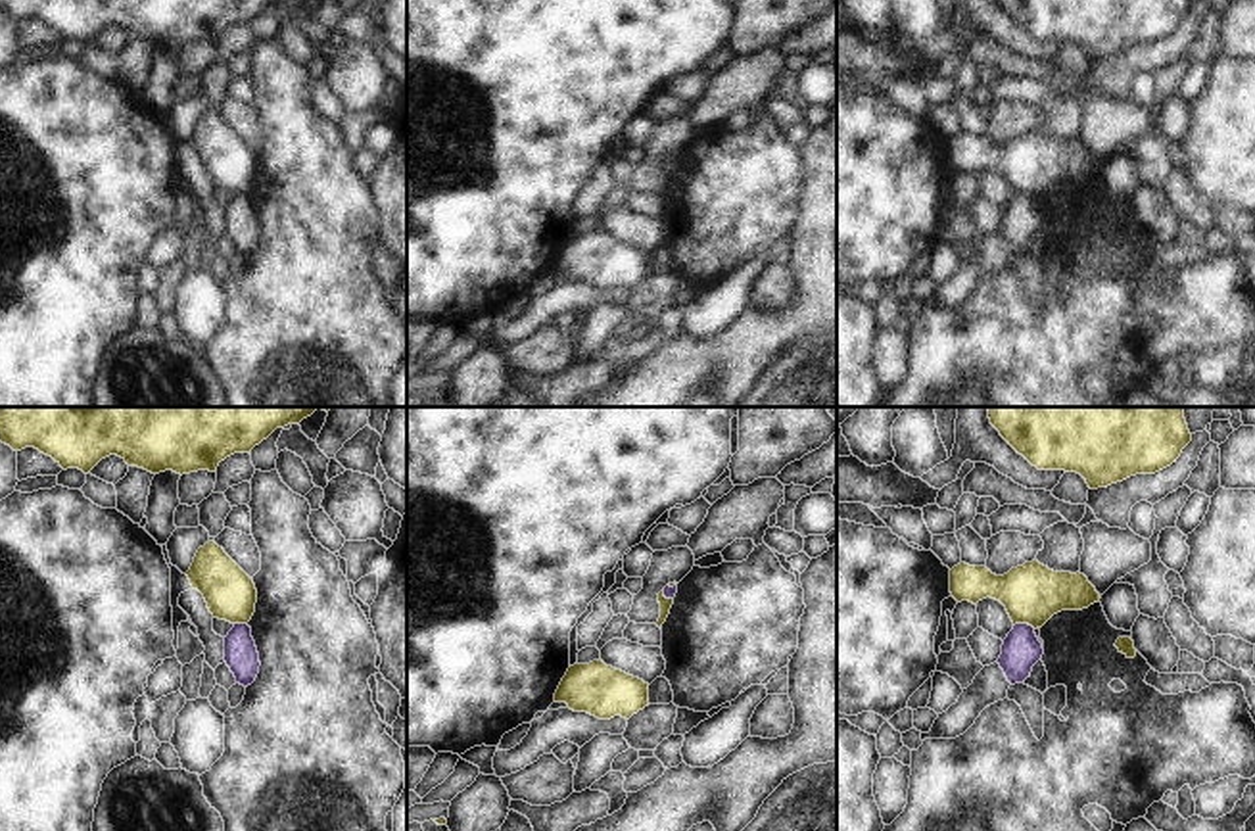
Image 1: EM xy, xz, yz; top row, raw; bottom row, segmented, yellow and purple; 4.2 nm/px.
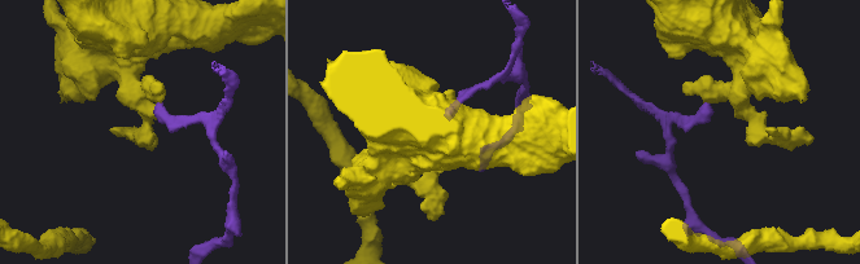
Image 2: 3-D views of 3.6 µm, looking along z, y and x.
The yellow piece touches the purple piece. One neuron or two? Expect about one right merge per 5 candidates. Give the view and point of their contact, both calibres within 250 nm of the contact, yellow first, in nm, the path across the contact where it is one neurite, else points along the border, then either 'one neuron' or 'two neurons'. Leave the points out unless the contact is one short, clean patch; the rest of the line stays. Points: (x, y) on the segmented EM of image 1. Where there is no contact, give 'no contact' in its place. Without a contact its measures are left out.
contact yz (1025, 622); calibres 260 and 160 nm; border yz (1014, 624), (1031, 624), (1035, 628); two neurons

